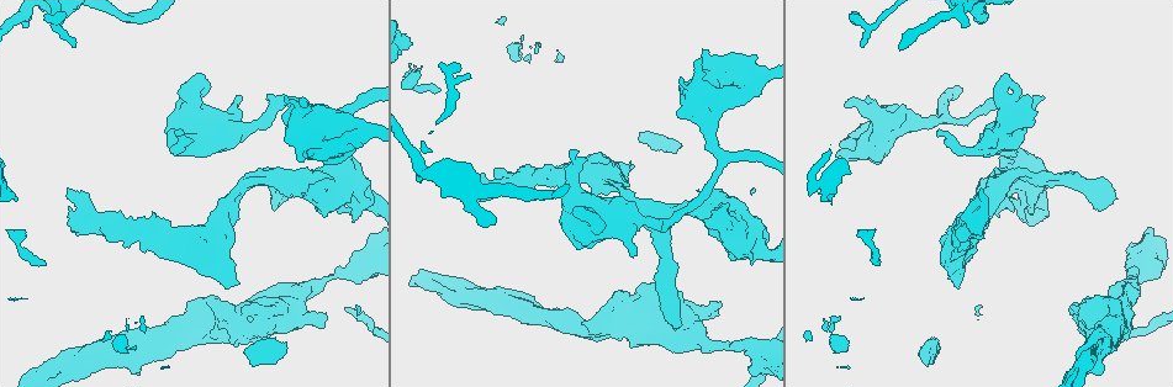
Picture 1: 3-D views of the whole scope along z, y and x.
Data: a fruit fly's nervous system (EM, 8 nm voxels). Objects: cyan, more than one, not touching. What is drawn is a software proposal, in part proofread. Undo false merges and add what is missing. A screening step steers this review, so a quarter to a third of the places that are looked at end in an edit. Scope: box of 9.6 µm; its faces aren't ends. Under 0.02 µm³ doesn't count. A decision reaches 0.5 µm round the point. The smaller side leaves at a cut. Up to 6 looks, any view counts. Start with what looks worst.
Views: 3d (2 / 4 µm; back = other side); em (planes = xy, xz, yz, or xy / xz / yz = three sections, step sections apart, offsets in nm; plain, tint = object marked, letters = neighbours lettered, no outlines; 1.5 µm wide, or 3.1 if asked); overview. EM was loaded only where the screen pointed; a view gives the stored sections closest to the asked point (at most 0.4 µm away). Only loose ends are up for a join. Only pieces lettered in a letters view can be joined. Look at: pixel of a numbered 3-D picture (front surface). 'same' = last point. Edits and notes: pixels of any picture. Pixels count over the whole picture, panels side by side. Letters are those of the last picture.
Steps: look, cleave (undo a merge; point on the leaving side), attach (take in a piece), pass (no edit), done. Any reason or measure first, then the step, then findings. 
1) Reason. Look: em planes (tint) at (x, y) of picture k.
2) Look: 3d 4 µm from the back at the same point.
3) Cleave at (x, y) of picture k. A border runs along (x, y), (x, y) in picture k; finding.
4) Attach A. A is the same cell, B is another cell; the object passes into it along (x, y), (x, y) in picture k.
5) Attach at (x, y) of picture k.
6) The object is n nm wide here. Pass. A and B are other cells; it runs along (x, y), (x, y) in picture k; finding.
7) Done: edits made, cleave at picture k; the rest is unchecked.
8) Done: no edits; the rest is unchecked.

Look: 3d 2 µm from the back at (73, 47) of picture 1.

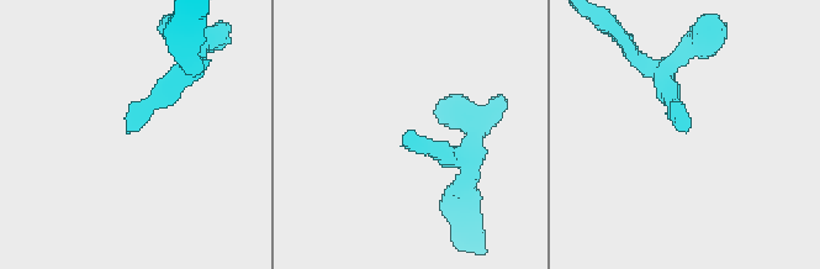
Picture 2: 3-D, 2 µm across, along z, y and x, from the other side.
Look: em planes (letters) at (408, 131) of picture 2.

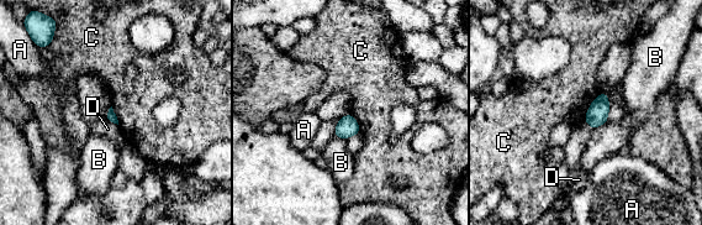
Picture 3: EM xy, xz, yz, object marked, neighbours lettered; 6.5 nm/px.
The longest contact is with C, 180 nm. Pass. A, B, C and D are other cells; none of them fits.

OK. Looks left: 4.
Branch point. Look: 3d 4 µm at (1114, 294) of picture 1.

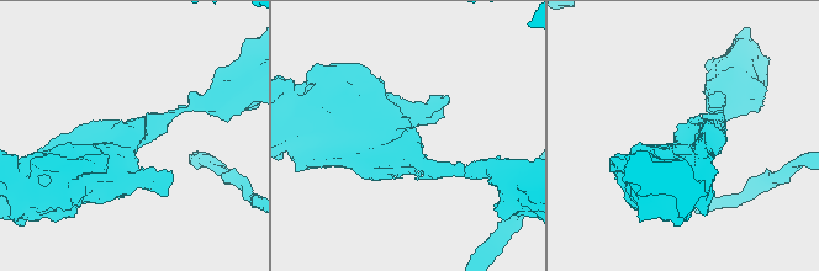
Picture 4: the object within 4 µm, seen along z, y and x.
Need the tissue. Look: em xz step 8 (tint) at (392, 141) of picture 4.

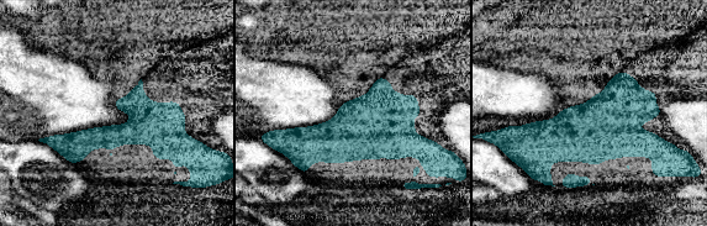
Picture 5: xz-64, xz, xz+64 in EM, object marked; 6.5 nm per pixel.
Cut it another way. Look: em planes (letters) at the same point.

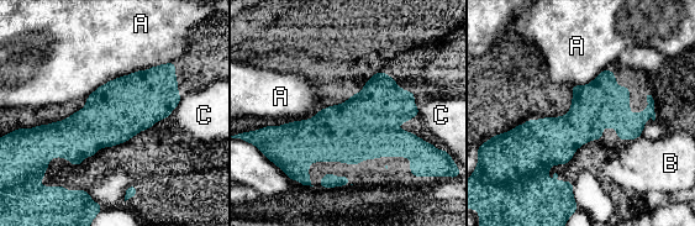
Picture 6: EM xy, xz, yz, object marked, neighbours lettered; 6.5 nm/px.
Pass. A, B and C are other cells; a border runs along (142, 69), (116, 77), (85, 98) in picture 6; continuous, no second neuron.

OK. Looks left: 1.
Done: no edits; the rest is unchecked.

